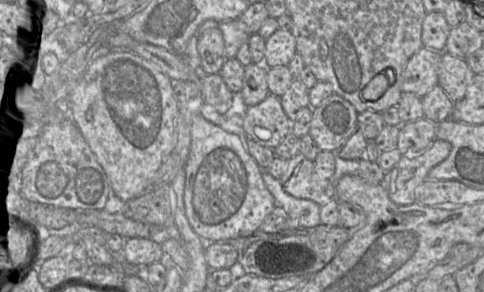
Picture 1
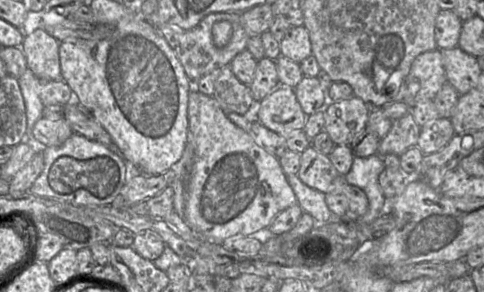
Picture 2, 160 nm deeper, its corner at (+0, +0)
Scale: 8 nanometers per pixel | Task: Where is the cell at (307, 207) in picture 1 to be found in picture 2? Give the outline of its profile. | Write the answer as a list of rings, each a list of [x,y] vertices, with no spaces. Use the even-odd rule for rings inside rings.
[[[288,175],[287,180],[304,213],[311,215],[318,224],[325,224],[335,218],[327,206],[324,193],[310,188],[297,175]]]

